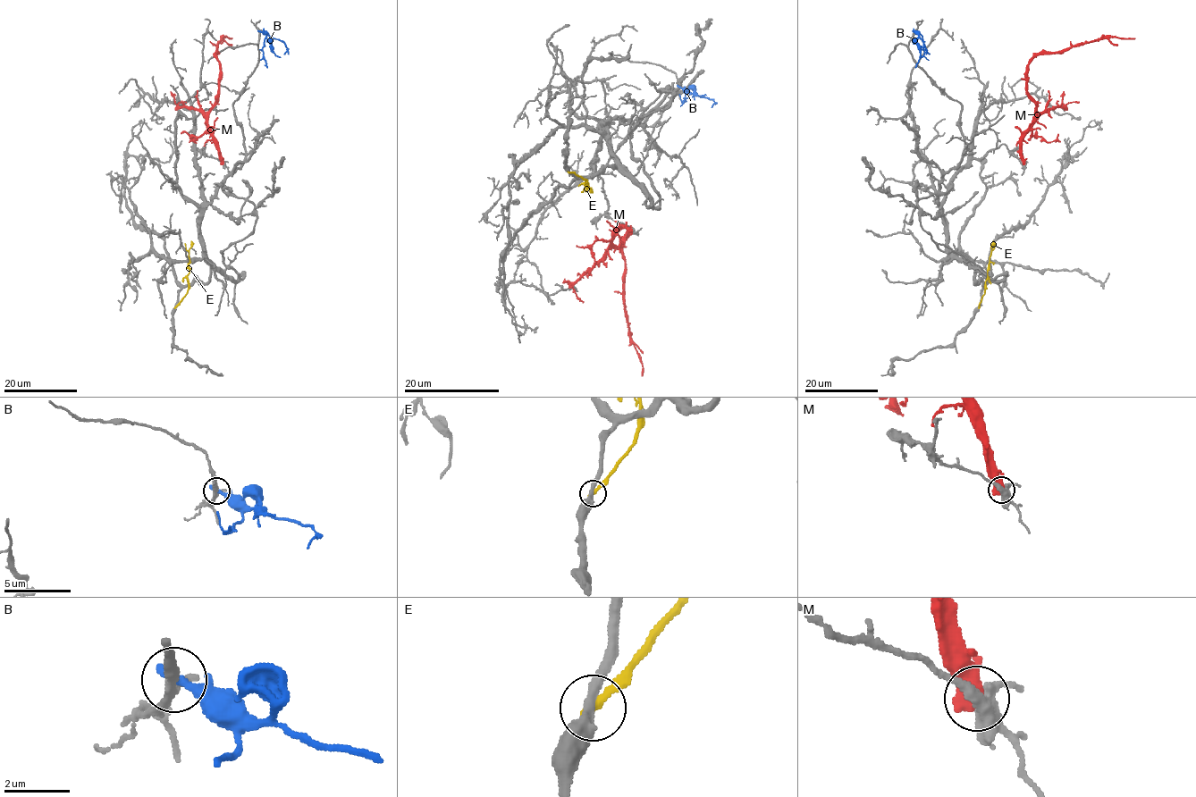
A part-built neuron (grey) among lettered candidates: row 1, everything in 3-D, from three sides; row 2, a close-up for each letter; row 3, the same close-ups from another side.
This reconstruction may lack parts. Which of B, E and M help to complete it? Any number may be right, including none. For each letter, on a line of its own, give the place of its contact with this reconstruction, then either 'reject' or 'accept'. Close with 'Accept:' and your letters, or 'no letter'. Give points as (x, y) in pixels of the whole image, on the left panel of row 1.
B: (259, 31) | reject
E: (175, 306) | reject
M: (223, 163) | reject
Accept: no letter

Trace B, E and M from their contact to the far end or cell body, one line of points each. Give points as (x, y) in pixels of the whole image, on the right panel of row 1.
B: (913, 31), (920, 34), (924, 45), (924, 54), (915, 67)
E: (980, 307), (986, 288), (993, 241)
M: (1024, 163), (1022, 139), (1036, 104), (1027, 91), (1028, 63), (1039, 54), (1087, 42), (1134, 37)

